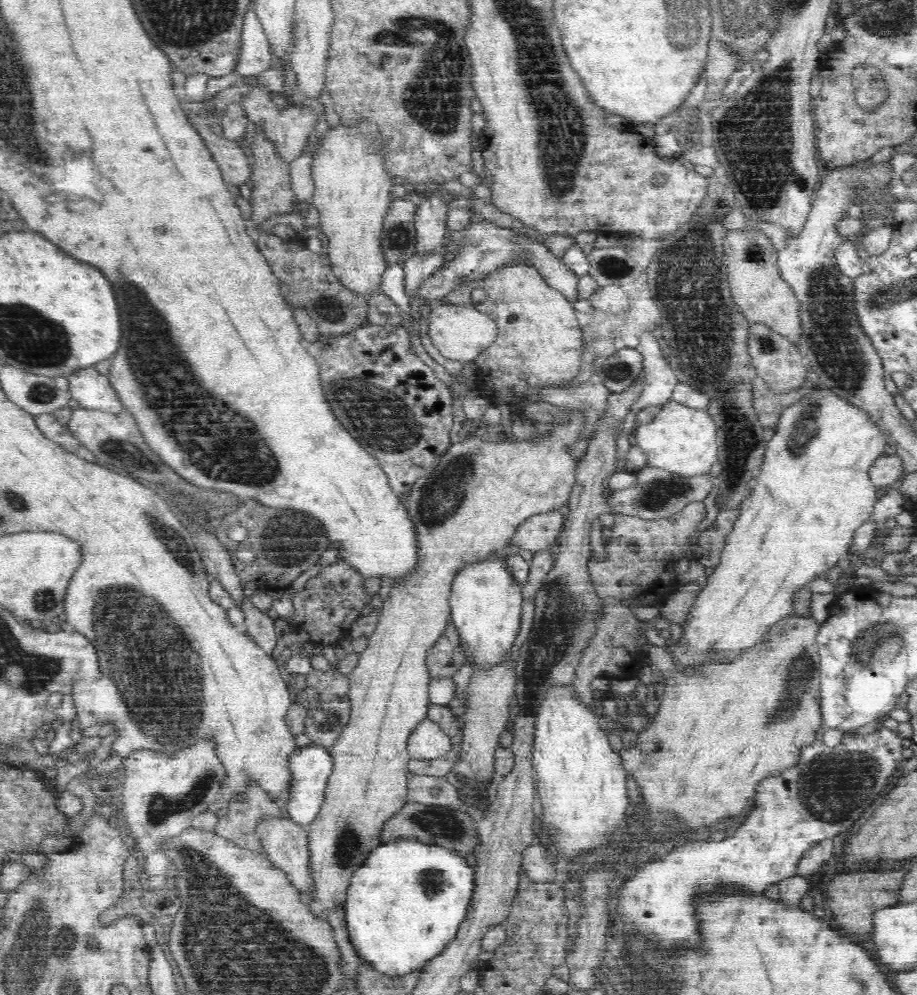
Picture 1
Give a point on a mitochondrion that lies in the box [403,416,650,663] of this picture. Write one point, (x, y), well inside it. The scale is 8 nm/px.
(446, 494)

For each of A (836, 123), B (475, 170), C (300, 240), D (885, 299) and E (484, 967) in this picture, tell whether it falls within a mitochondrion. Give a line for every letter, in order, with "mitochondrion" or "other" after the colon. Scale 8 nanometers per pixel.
A: other
B: other
C: other
D: mitochondrion
E: other

